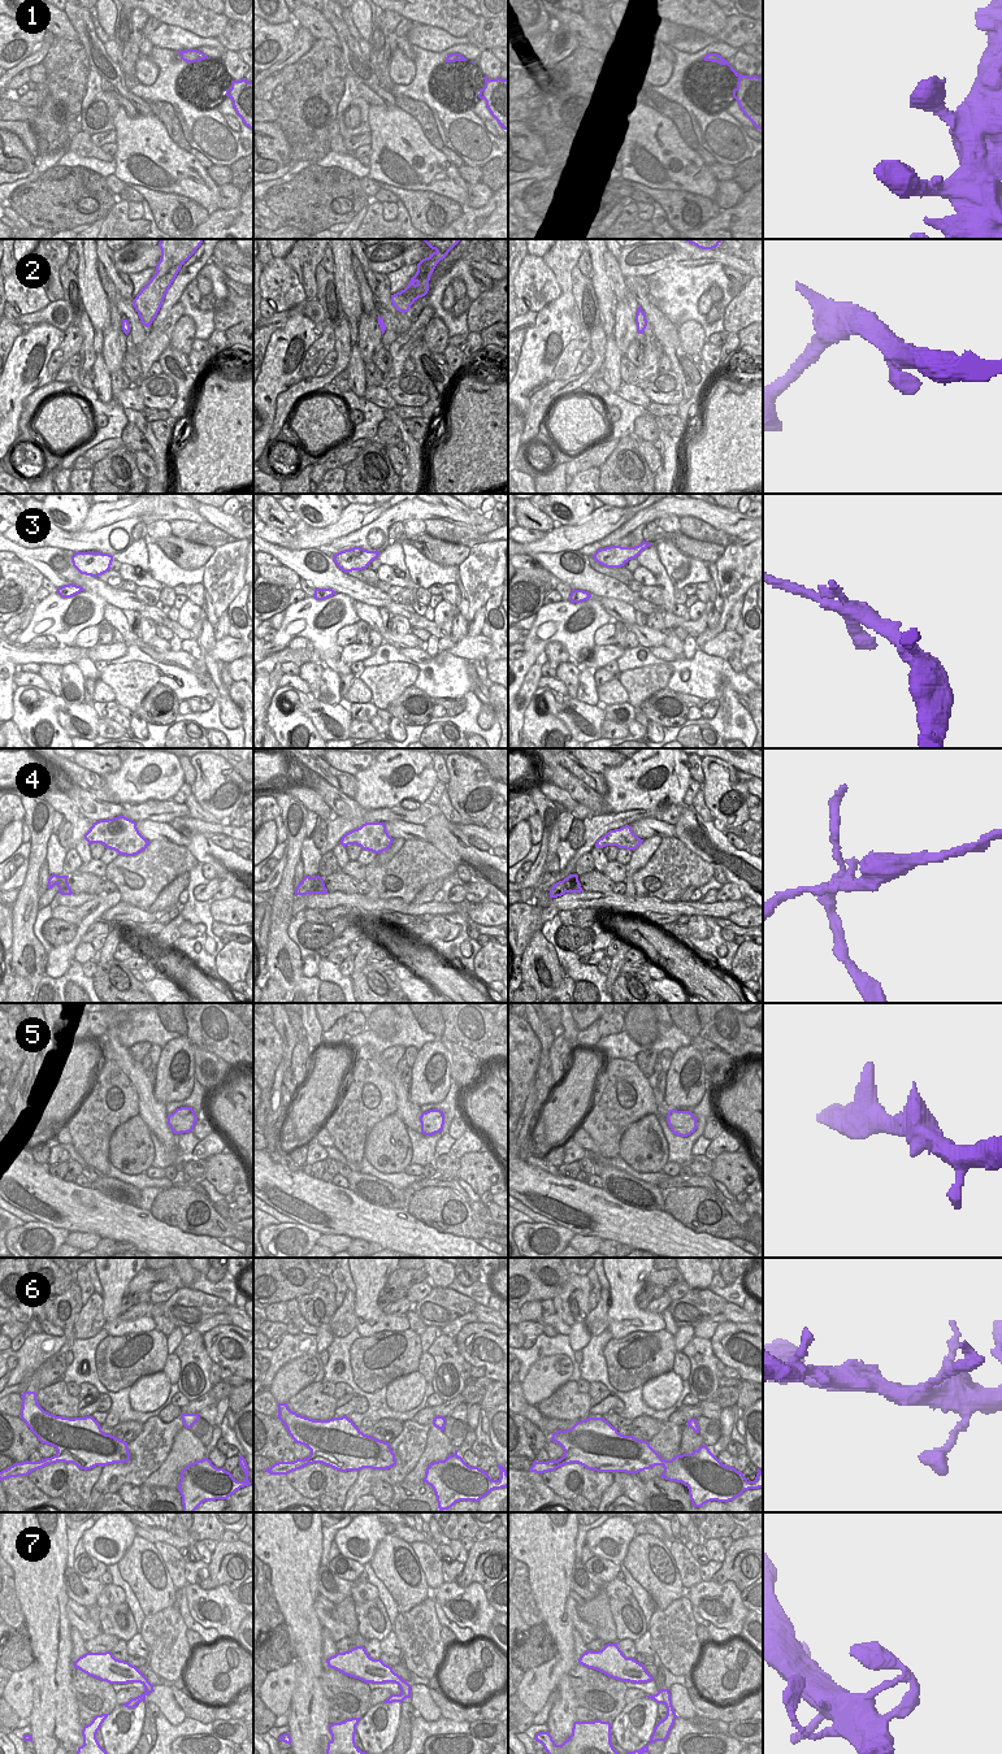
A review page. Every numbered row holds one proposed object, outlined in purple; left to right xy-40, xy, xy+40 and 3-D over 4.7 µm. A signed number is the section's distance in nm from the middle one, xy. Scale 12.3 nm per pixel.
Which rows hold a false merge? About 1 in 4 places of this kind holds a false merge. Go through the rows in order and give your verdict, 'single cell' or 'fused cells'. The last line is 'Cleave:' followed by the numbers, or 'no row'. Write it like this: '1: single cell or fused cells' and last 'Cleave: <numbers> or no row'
1: single cell
2: single cell
3: single cell
4: fused cells
5: single cell
6: single cell
7: single cell
Cleave: 4

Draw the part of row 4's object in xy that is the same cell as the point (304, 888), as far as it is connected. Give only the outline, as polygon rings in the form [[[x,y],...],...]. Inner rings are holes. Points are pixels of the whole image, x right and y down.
[[[305,876],[295,889],[296,895],[312,895],[313,877]]]

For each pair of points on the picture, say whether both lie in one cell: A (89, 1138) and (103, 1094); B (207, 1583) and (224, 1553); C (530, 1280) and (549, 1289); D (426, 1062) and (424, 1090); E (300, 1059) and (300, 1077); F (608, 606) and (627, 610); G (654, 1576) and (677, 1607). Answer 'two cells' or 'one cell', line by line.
A: one cell
B: one cell
C: one cell
D: one cell
E: one cell
F: one cell
G: two cells

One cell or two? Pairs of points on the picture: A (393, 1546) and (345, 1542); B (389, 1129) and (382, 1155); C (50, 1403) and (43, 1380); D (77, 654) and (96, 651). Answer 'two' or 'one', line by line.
A: two
B: one
C: two
D: two

